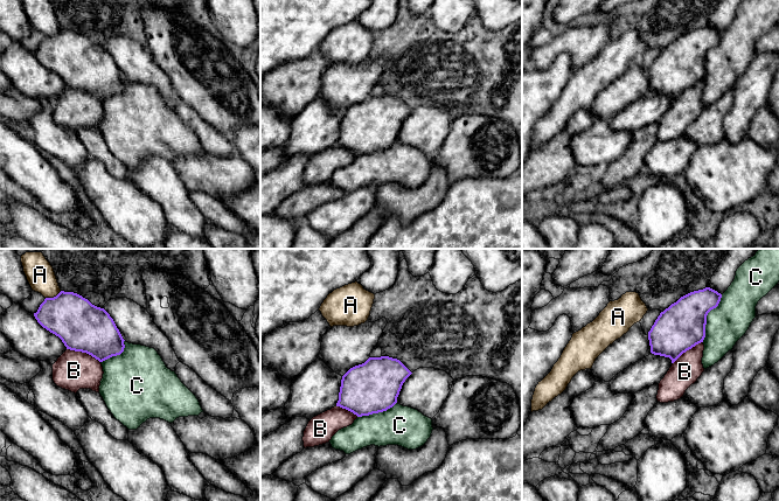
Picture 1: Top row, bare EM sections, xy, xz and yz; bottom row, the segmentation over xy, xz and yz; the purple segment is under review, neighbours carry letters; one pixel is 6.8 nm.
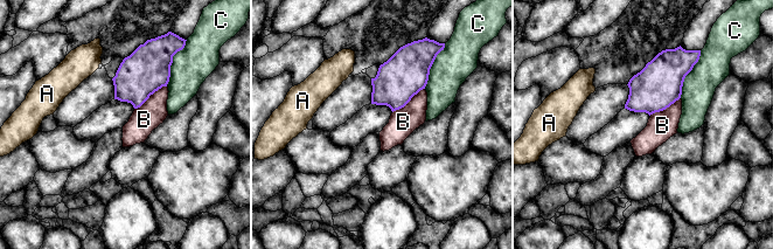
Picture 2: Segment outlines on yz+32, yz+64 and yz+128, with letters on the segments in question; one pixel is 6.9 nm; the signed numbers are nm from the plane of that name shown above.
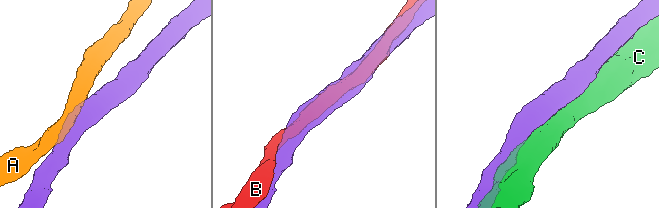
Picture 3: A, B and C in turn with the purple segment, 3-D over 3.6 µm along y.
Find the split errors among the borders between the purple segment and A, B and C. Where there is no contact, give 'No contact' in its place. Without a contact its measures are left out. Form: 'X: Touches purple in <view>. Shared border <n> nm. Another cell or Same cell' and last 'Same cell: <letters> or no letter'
A: Touches purple in xy. Shared border 120 nm. Another cell
B: Touches purple in xy. Shared border 260 nm. Same cell
C: Touches purple in yz. Shared border 360 nm. Another cell
Same cell: B

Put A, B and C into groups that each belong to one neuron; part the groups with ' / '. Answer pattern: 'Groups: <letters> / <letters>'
Groups: A / B / C

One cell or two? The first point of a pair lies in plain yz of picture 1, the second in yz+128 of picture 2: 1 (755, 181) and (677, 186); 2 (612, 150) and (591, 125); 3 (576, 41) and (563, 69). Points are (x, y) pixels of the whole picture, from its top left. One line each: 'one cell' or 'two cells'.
1: one cell
2: two cells
3: one cell

